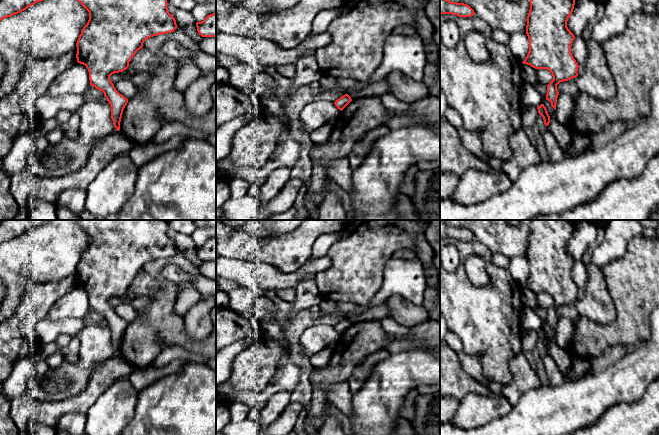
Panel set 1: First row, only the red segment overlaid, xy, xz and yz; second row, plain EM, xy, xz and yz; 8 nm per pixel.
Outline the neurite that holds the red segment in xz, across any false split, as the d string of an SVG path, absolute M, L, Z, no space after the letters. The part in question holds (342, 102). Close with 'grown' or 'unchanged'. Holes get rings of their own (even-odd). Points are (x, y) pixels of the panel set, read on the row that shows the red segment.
M348 94L343 95L337 99L334 104L339 110L343 110L350 102L352 101L351 97Z; unchanged

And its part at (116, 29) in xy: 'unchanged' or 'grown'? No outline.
unchanged

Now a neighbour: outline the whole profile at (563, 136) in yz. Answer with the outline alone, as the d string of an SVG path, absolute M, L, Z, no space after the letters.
M545 100L544 106L547 109L547 112L550 116L550 123L547 126L547 129L555 137L558 145L563 150L564 154L567 151L567 148L572 143L573 134L568 130L566 126L563 126L556 118L556 110L551 106L550 101Z

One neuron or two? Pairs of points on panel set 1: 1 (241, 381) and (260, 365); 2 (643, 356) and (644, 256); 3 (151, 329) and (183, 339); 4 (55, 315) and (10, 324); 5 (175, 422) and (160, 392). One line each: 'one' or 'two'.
1: one
2: two
3: one
4: two
5: one

